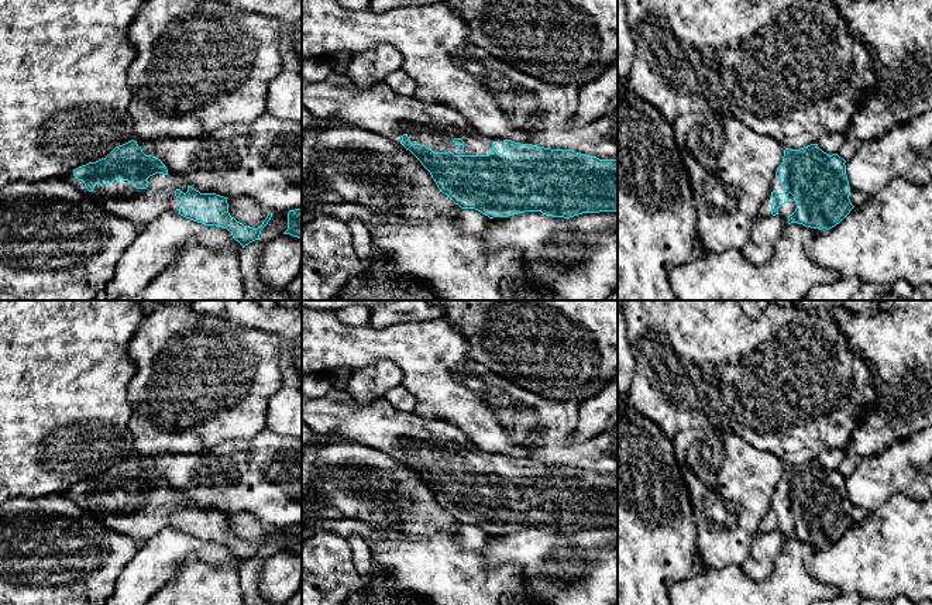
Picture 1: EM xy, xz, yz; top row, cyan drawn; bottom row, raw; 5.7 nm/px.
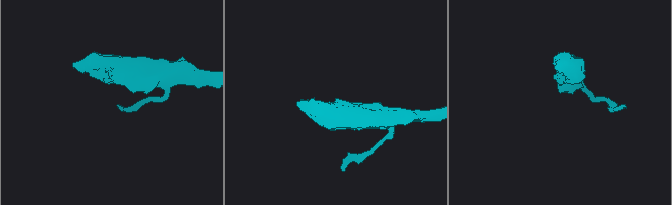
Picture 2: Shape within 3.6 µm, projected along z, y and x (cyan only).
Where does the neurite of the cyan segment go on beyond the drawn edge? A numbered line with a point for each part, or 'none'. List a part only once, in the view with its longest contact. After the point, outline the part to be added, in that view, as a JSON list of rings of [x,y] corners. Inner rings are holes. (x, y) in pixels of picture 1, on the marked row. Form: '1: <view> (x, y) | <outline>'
1: xz (378, 109) | [[[331,73],[321,82],[302,79],[302,104],[313,117],[334,117],[399,144],[406,134],[433,152],[489,155],[492,147],[503,152],[502,138],[479,134],[458,111],[399,94],[386,82],[360,87],[345,73]]]

